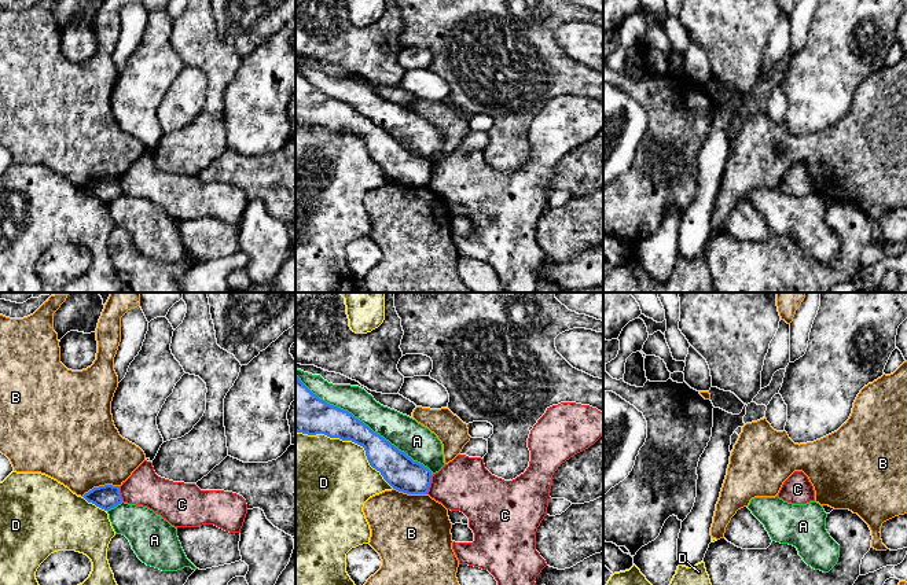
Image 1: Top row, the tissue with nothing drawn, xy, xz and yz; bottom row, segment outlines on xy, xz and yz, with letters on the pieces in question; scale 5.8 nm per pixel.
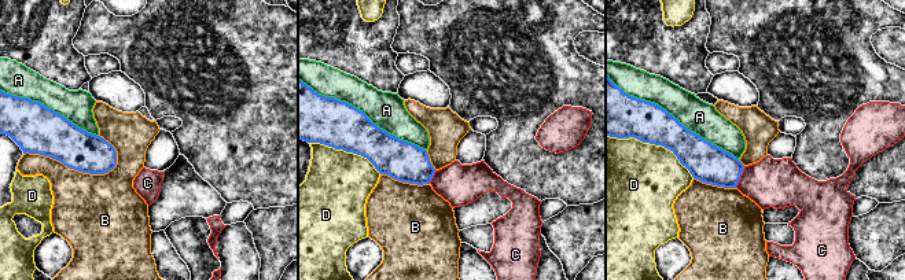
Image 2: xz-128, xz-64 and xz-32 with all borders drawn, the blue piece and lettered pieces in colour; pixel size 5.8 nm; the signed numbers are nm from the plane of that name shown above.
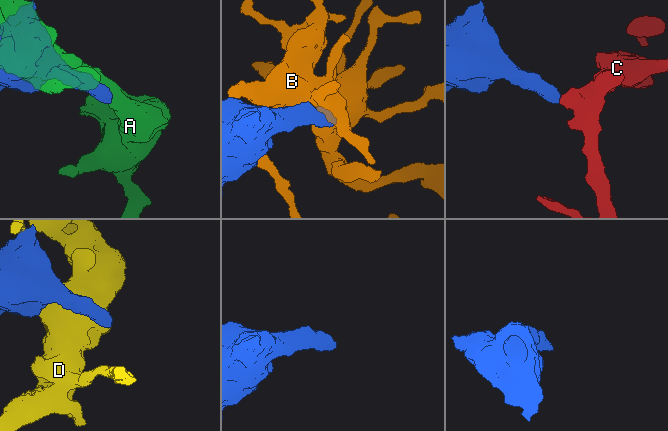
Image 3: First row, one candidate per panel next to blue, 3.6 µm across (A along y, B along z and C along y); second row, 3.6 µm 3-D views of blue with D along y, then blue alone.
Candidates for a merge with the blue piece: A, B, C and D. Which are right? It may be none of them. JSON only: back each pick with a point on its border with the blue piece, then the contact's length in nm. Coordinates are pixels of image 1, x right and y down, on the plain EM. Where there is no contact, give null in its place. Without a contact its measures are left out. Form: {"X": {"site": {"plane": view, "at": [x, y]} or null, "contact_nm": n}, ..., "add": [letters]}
{"add": []}

